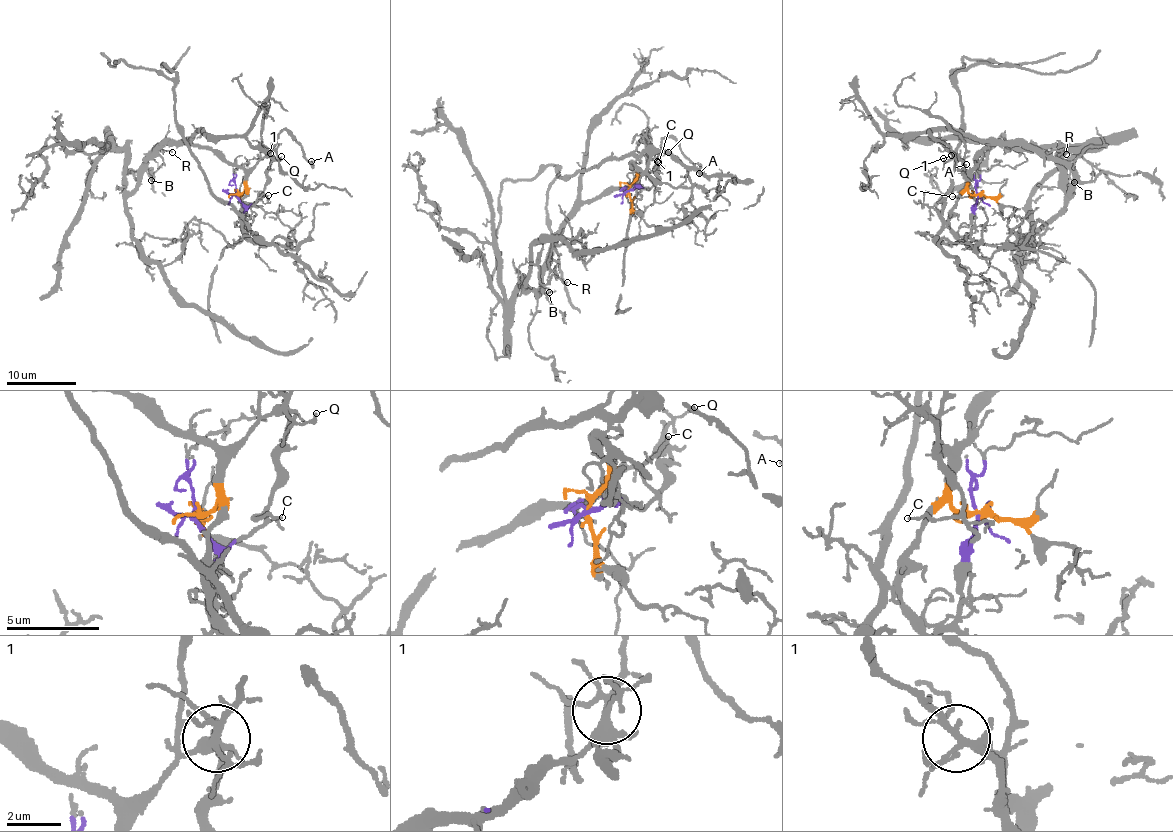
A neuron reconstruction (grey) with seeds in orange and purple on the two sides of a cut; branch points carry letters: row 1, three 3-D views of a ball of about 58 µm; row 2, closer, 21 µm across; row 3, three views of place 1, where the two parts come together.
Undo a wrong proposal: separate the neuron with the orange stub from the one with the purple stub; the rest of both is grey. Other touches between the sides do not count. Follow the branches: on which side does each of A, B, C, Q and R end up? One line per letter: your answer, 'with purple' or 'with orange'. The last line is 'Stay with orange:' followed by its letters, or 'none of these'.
A: with purple
B: with orange
C: with purple
Q: with orange
R: with orange
Stay with orange: B, Q, R

